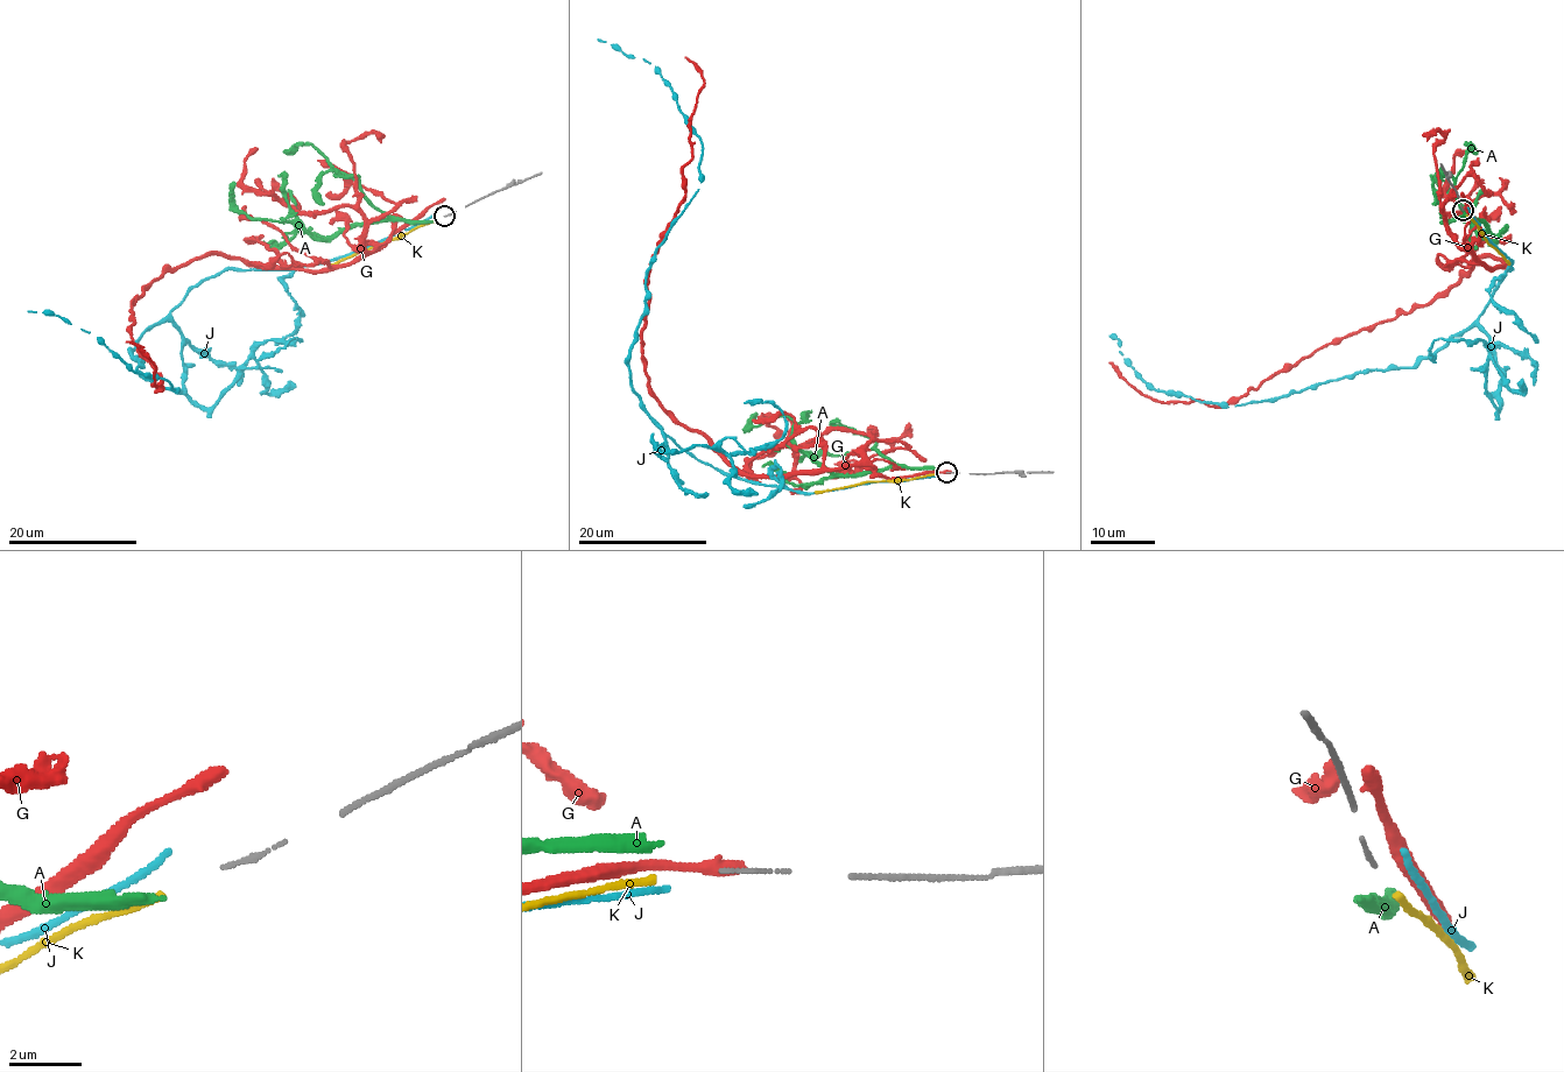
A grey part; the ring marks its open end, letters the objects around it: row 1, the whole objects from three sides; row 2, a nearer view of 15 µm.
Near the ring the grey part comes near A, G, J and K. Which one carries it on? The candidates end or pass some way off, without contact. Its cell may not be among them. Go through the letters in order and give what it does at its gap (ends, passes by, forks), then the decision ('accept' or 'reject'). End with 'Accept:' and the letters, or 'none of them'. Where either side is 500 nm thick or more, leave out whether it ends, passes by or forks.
A: it ends; reject
G: it ends; reject
J: it ends; reject
K: it ends; accept
Accept: K

